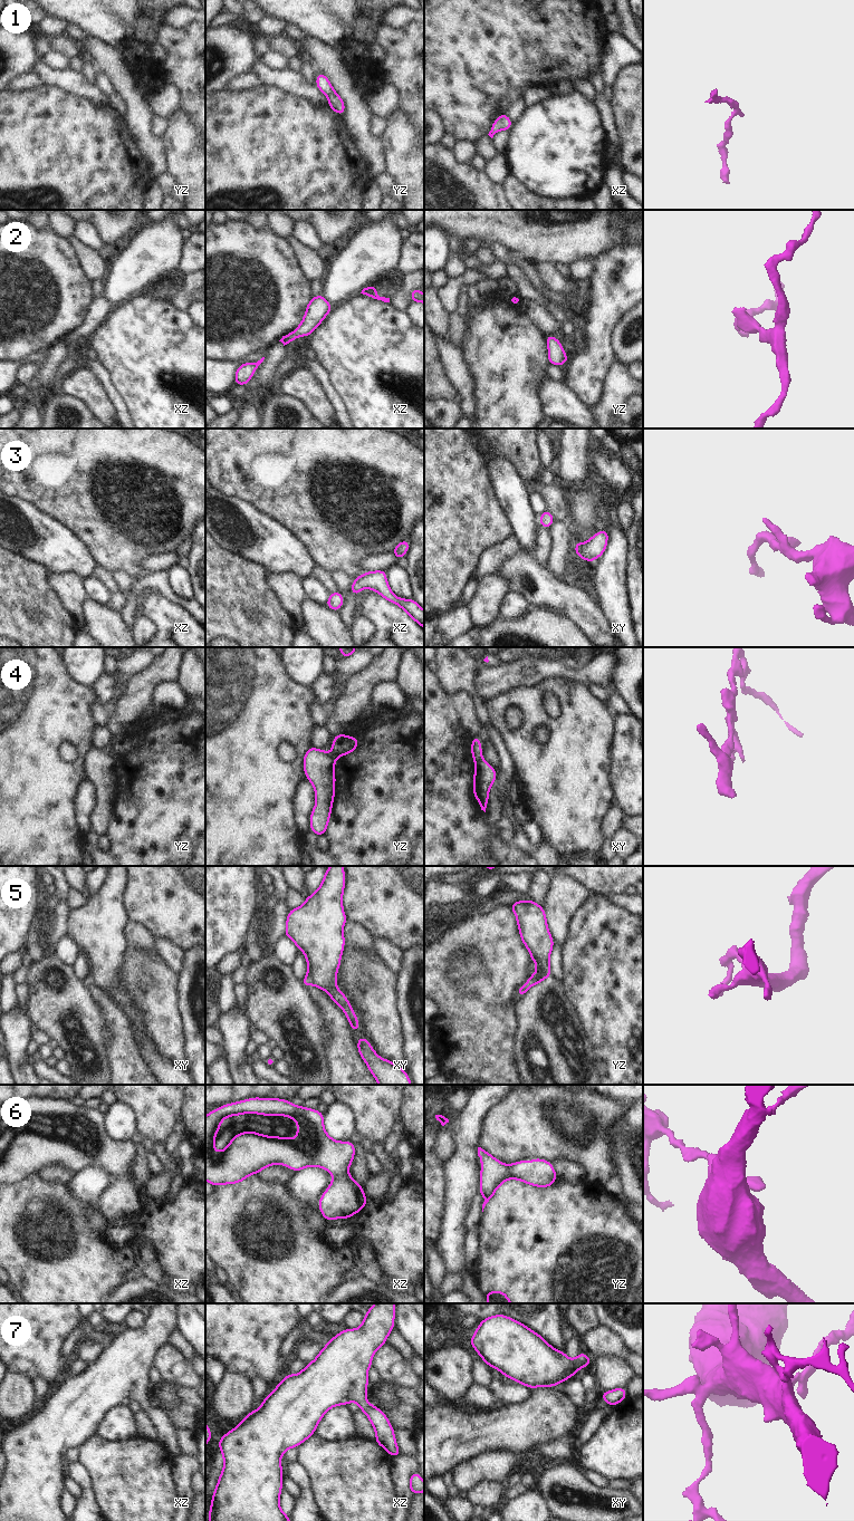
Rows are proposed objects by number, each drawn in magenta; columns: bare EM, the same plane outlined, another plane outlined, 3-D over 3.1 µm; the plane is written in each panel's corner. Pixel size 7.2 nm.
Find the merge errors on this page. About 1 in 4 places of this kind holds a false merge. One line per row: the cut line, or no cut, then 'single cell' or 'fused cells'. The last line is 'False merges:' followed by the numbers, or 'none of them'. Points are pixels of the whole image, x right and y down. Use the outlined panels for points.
1: no cut; single cell
2: no cut; single cell
3: no cut; single cell
4: cut in xy along (481, 757), (475, 759); fused cells
5: no cut; single cell
6: no cut; single cell
7: no cut; single cell
False merges: 4

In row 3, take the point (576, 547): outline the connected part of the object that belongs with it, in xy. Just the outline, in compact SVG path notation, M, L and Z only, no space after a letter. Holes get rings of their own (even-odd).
M604 529L599 532L595 532L588 541L583 543L576 541L574 549L580 559L593 562L604 553L607 547L607 540L608 531Z

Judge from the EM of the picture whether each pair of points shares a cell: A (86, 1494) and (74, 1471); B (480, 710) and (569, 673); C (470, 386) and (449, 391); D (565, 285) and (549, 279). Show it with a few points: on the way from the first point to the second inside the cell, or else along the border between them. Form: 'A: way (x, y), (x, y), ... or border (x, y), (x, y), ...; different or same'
A: way (86, 1489), (84, 1481), (79, 1476); same
B: border (473, 675), (475, 693), (483, 700); different
C: border (442, 366), (448, 382), (454, 388), (459, 398); different
D: way (562, 285), (553, 279); same

